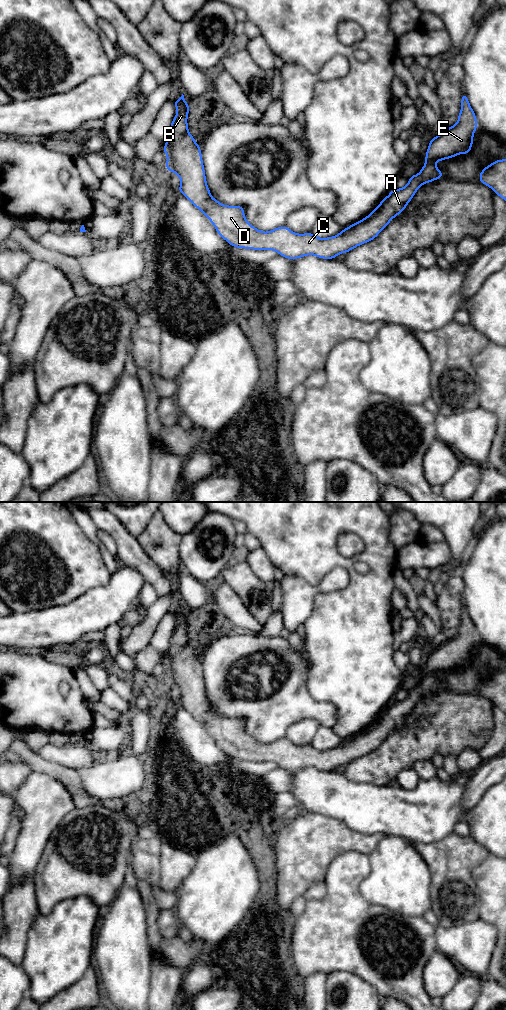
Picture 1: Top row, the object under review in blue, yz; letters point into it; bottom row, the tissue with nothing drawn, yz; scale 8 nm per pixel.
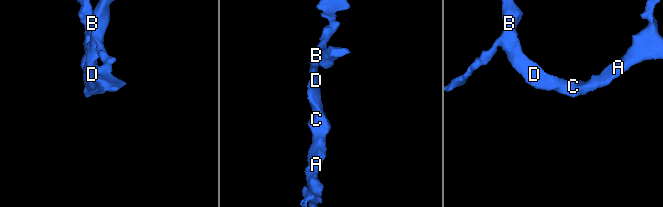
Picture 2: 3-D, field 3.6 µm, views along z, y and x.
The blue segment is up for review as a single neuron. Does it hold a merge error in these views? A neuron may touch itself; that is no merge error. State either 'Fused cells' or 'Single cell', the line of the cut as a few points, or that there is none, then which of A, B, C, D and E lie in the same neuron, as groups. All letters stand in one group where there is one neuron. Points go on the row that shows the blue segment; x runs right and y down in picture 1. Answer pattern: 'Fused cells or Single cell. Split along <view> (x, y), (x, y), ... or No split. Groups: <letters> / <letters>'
Single cell. No split. Groups: A B C D E

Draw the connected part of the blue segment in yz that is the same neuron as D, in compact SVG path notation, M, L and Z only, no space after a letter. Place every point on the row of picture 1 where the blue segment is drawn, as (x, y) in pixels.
M464 93L458 122L431 138L426 152L426 163L418 175L411 175L405 187L392 190L361 221L341 230L334 237L318 238L311 232L294 233L286 226L269 232L260 231L247 222L242 206L222 205L215 200L207 186L200 145L196 144L195 138L188 131L189 104L183 94L173 103L177 114L170 125L163 152L167 155L165 168L180 177L178 192L211 221L217 233L232 247L269 249L290 260L307 255L334 259L337 255L347 253L376 238L406 208L421 185L443 177L443 173L435 166L436 162L470 152L478 126L475 113Z

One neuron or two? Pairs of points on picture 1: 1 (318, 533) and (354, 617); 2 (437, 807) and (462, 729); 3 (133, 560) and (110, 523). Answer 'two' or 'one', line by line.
1: one
2: two
3: one

